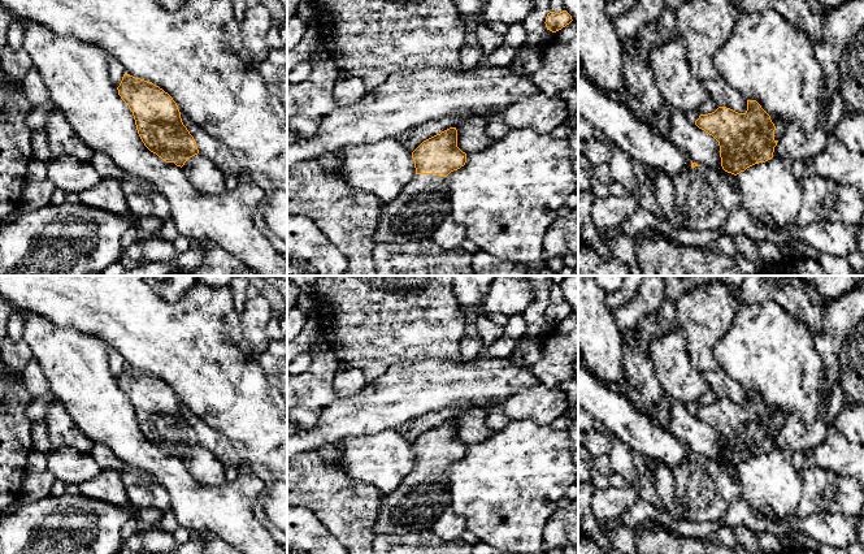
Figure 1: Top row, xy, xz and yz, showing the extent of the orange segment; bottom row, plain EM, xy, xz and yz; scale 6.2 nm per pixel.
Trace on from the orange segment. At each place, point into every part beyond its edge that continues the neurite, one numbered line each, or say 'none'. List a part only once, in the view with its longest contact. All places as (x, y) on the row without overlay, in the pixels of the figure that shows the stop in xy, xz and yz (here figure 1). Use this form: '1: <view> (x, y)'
1: xz (413, 507)

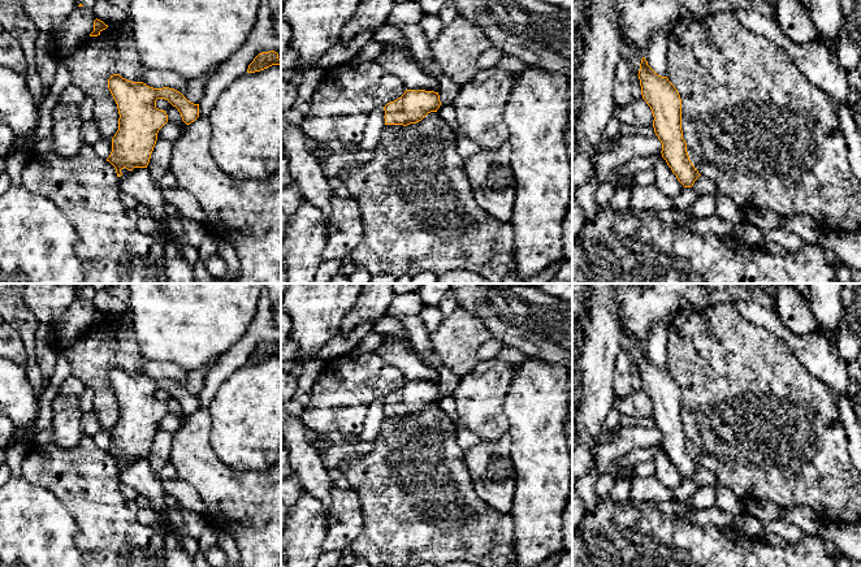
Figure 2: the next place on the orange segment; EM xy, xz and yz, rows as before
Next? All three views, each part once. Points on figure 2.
none

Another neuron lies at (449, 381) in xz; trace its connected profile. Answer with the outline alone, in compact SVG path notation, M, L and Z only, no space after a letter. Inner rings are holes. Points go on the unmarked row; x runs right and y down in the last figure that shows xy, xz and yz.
M444 365L438 369L438 373L438 386L441 395L453 394L459 386L462 377L457 376L453 371Z

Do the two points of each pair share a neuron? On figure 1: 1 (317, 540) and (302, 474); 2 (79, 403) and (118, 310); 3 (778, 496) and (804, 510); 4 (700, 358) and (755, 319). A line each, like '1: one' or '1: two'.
1: two
2: two
3: two
4: two

